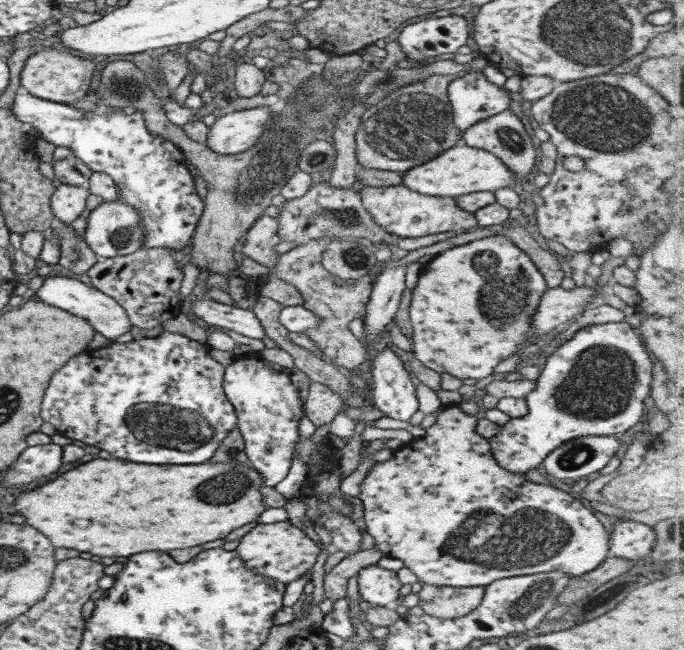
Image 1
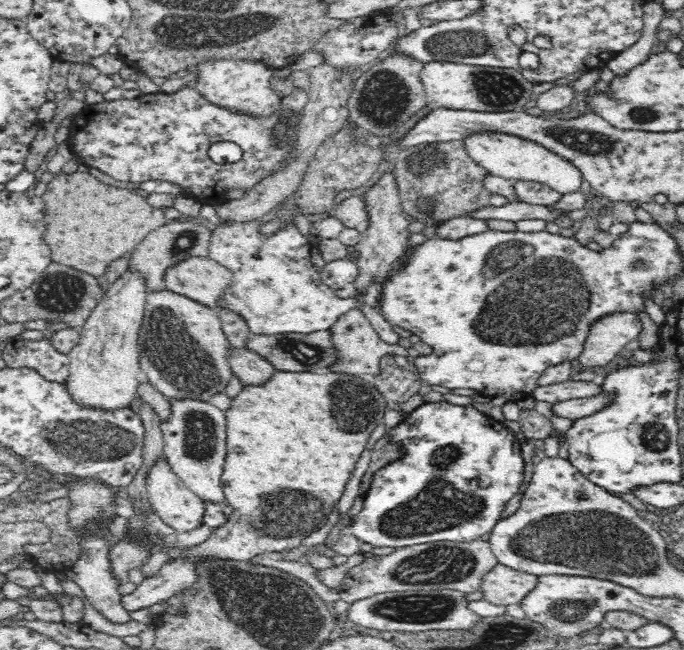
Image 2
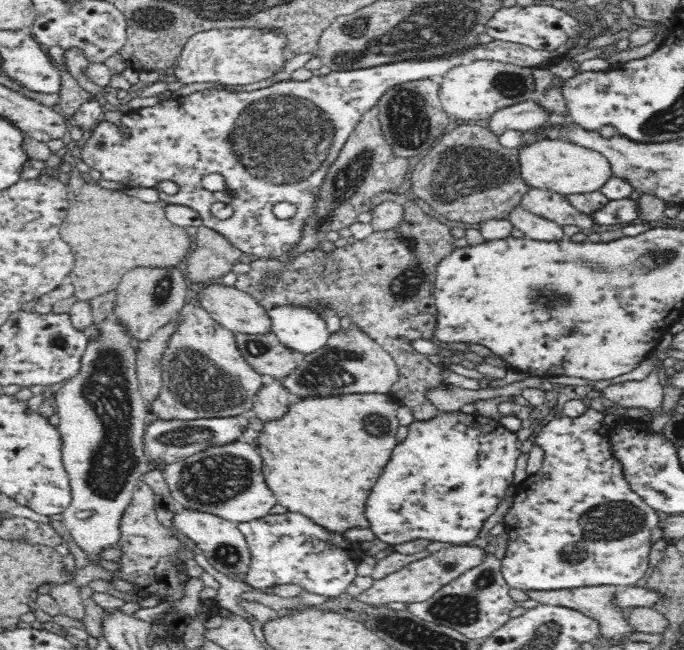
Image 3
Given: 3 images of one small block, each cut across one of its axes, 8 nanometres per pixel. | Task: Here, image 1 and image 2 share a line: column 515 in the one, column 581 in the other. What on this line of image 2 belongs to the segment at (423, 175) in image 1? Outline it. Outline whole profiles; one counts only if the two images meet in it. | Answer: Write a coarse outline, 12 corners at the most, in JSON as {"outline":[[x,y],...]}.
{"outline":[[512,134],[463,139],[469,158],[501,178],[580,190],[572,162]]}

